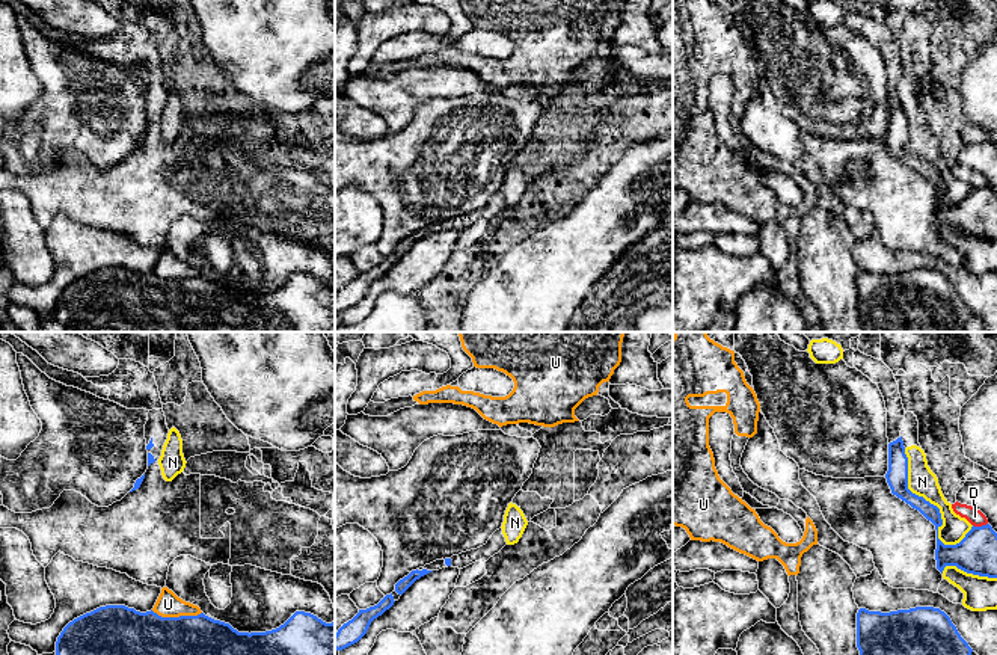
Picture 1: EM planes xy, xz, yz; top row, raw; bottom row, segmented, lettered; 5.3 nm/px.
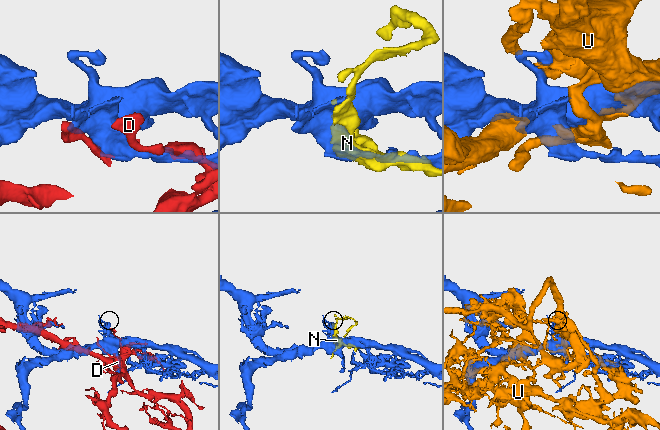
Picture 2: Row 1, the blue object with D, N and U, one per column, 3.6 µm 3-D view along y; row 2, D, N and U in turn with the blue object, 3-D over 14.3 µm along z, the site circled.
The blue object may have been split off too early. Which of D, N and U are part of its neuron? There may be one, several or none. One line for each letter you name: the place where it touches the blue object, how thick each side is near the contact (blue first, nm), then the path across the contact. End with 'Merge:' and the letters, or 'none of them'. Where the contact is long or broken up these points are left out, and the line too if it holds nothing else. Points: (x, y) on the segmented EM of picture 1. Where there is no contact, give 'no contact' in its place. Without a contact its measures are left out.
Merge: none of them

